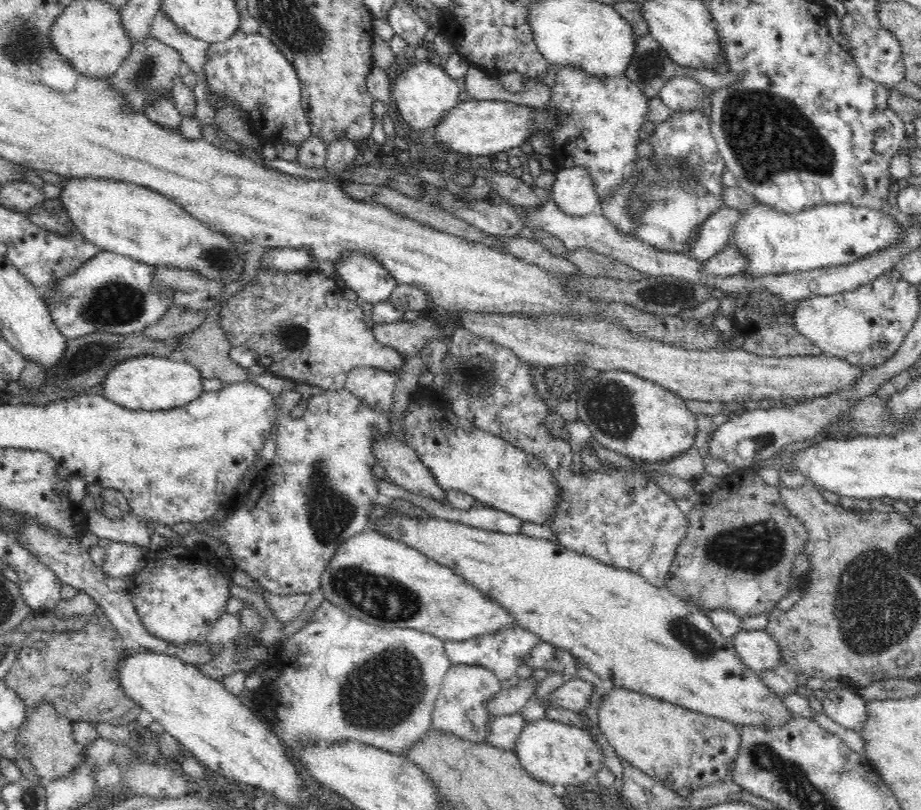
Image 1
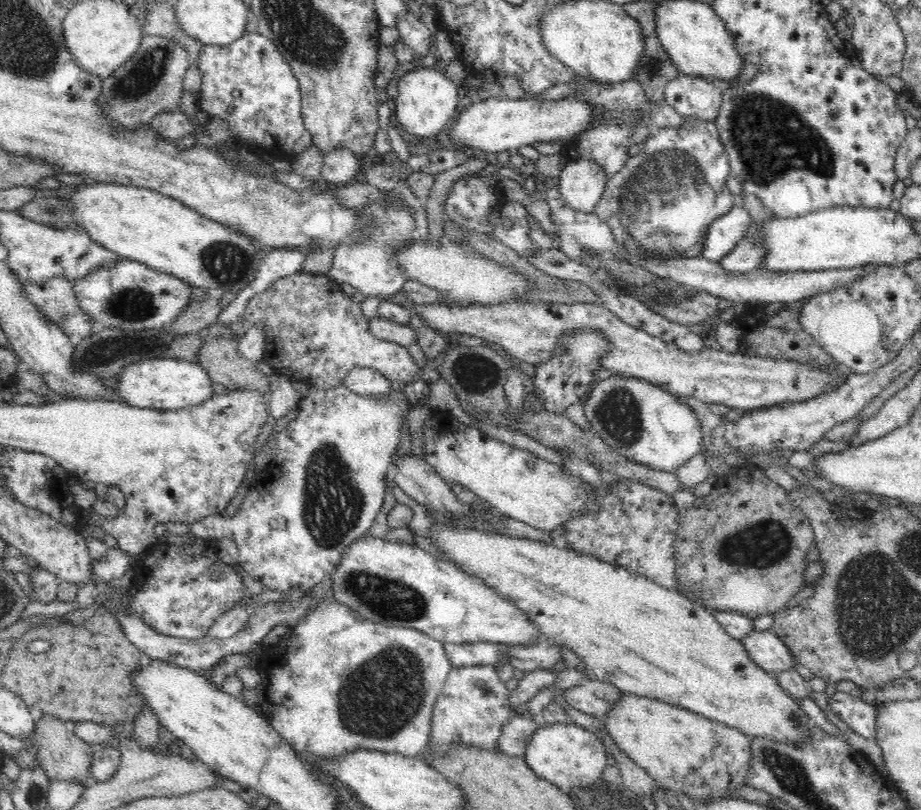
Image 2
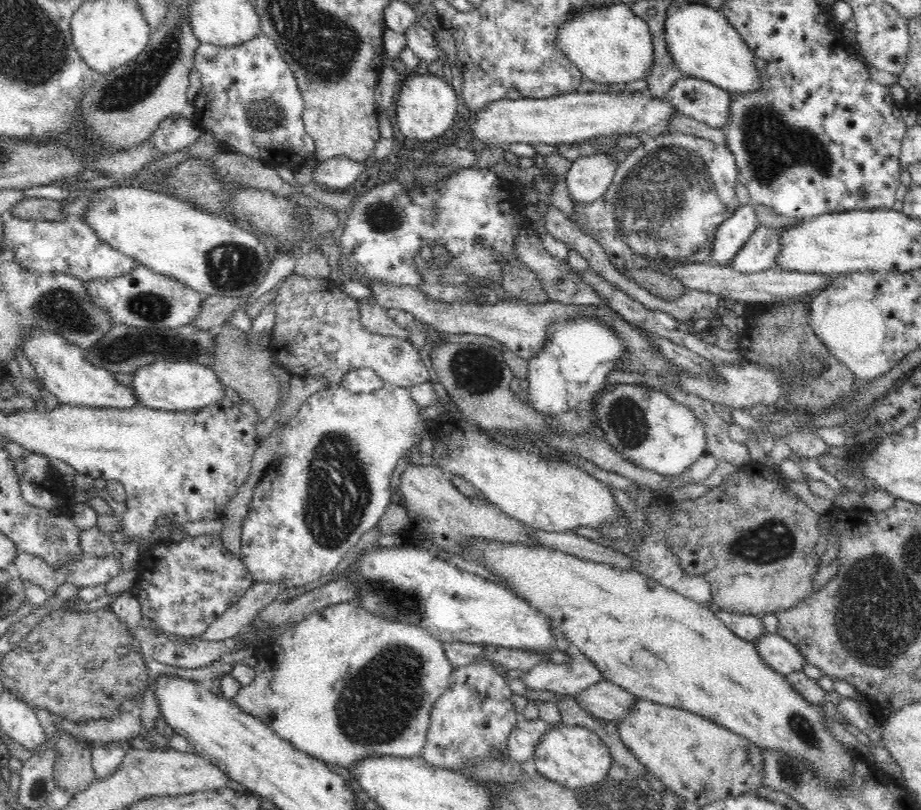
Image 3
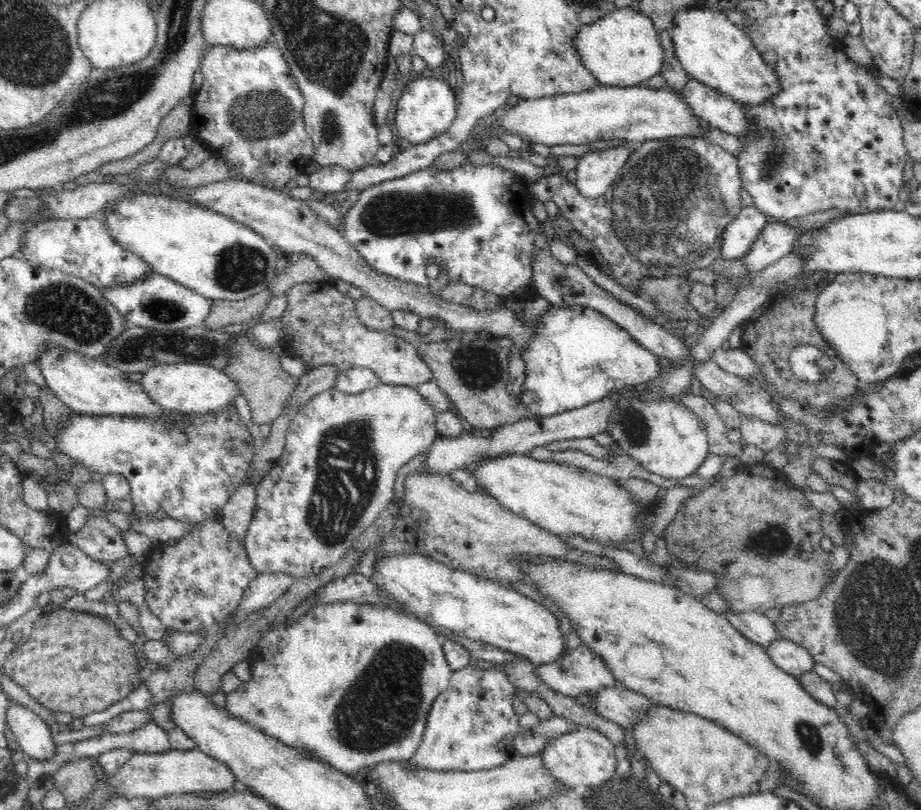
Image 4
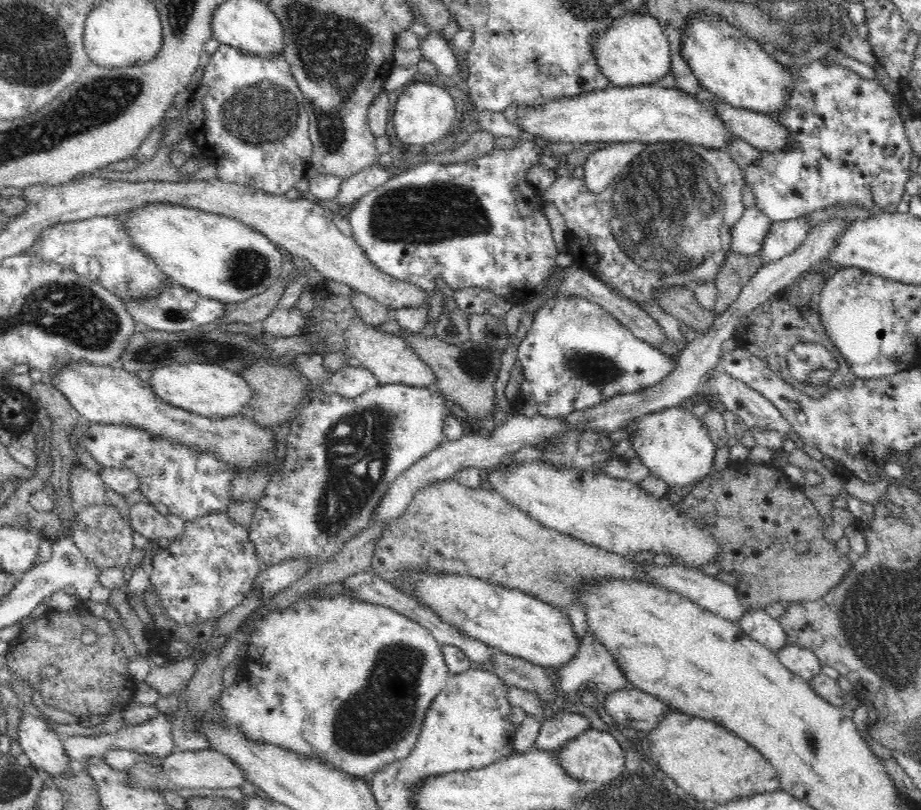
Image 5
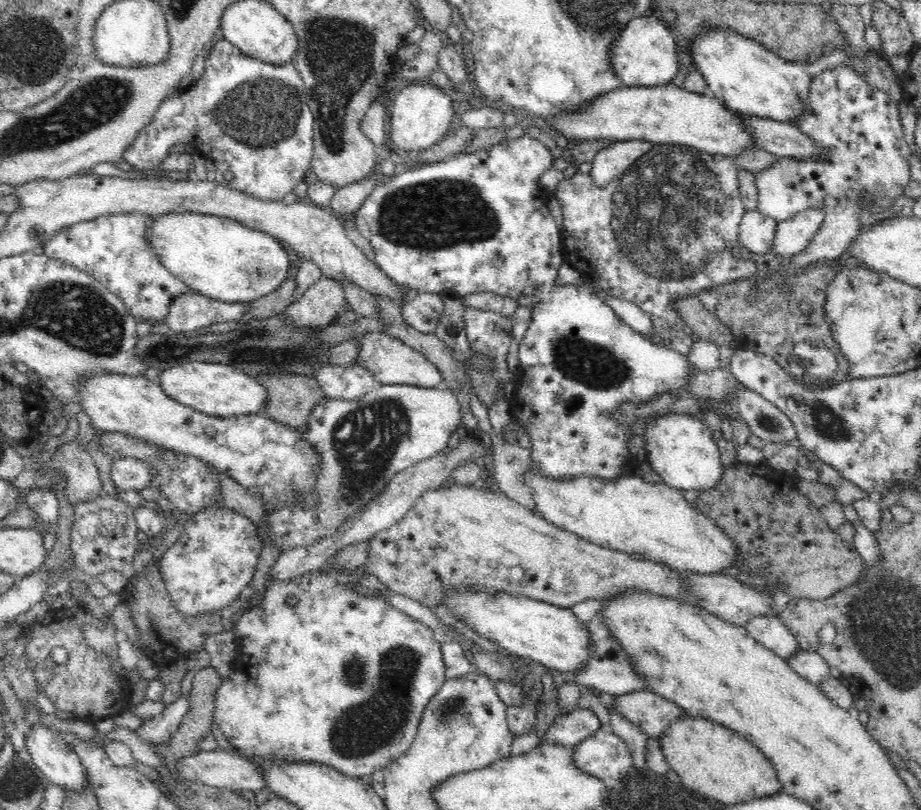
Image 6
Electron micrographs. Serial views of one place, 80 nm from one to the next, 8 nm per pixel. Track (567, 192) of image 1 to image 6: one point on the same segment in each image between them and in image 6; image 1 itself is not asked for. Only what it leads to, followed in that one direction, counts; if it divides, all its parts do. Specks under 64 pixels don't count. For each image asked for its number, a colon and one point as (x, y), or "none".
2: (582, 183)
3: (589, 177)
4: (595, 171)
5: (601, 168)
6: (611, 162)

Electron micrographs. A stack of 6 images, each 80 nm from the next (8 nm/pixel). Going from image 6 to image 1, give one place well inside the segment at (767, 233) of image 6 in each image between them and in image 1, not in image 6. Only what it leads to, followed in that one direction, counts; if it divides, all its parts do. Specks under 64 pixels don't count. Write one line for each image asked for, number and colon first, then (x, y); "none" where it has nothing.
1: (715, 232)
2: (722, 235)
3: (731, 234)
4: (738, 235)
5: (747, 235)

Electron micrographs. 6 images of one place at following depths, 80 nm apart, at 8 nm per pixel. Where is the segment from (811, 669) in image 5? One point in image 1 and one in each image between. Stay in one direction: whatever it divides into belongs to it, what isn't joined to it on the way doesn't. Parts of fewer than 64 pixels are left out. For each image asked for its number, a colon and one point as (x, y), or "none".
1: (758, 651)
2: (767, 651)
3: (780, 654)
4: (790, 657)

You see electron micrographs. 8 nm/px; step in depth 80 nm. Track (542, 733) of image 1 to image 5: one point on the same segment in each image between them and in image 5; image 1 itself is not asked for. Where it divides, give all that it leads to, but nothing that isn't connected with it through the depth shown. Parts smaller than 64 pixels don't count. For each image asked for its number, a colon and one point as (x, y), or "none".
2: (567, 755)
3: (574, 757)
4: (583, 755)
5: (598, 756)

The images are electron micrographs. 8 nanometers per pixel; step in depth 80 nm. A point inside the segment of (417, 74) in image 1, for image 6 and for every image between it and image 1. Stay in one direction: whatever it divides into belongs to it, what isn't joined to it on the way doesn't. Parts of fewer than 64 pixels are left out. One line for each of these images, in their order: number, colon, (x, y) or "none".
2: (427, 100)
3: (426, 107)
4: (427, 107)
5: (424, 112)
6: (420, 114)

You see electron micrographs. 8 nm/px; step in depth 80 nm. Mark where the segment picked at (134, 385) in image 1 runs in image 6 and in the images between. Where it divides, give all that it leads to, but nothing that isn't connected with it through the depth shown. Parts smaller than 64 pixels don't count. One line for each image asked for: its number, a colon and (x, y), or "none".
2: (164, 384)
3: (165, 385)
4: (182, 387)
5: (207, 390)
6: (218, 390)

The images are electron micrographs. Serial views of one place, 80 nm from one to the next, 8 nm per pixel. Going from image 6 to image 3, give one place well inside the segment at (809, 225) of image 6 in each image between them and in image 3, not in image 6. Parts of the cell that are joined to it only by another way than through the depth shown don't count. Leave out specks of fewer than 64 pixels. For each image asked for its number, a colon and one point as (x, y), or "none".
3: (759, 252)
4: (776, 240)
5: (784, 237)

